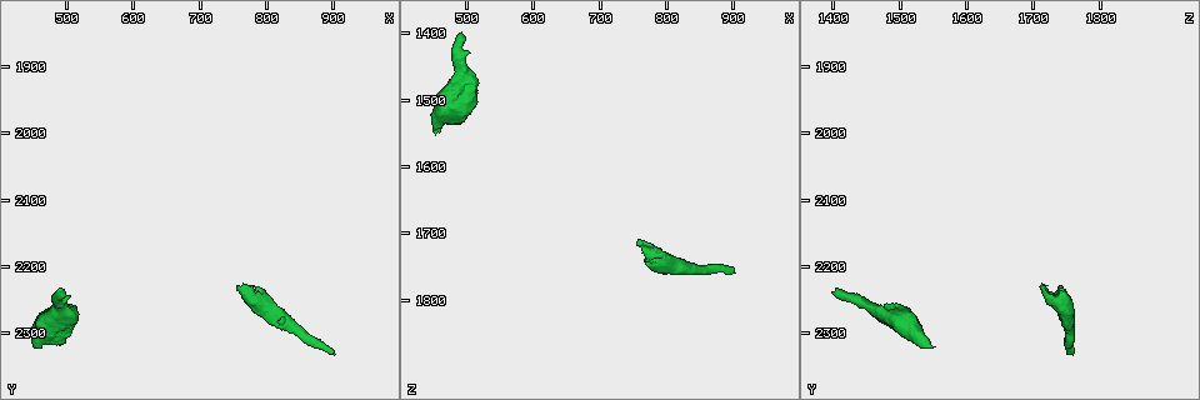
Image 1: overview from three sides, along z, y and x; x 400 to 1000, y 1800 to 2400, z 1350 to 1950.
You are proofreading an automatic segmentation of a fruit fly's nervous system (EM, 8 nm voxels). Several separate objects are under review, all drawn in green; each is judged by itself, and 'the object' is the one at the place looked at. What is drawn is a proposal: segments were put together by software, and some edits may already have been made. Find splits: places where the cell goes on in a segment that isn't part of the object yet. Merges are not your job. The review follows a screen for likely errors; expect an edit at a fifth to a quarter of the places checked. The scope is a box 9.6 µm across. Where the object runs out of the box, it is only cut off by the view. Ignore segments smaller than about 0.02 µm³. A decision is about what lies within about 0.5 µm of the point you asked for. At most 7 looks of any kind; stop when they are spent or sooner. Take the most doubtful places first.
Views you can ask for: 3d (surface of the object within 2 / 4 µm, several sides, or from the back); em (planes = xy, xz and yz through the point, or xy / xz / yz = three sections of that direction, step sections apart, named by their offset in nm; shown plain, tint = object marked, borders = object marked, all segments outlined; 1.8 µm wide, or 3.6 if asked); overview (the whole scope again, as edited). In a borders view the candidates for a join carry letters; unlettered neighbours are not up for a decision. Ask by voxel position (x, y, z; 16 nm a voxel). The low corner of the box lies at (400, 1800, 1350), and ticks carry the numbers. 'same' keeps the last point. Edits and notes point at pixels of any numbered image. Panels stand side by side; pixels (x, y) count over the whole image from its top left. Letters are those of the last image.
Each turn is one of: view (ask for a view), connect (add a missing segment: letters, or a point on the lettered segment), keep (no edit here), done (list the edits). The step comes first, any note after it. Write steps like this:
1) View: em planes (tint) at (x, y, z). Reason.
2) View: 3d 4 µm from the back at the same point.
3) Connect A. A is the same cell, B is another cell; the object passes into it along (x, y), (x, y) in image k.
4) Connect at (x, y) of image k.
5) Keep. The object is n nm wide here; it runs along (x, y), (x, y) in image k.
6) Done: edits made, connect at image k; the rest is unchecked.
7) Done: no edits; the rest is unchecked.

View: 3d 4 µm from the back at (455, 2325, 1550). Free end.

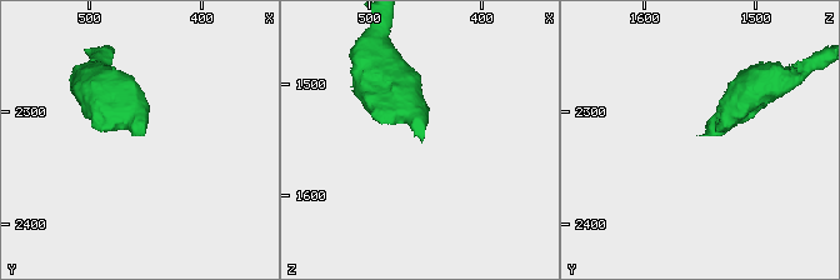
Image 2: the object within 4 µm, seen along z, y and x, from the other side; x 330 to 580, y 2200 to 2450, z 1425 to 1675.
View: em planes (borders) at (454, 2318, 1550).

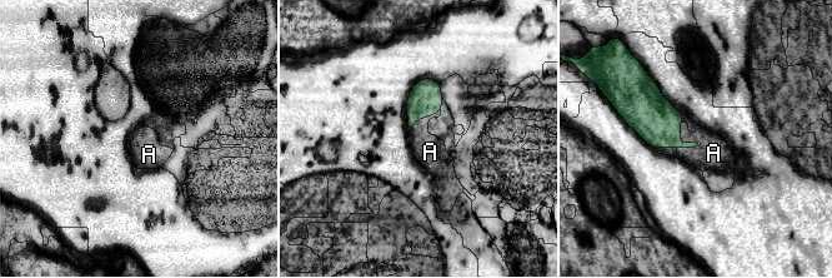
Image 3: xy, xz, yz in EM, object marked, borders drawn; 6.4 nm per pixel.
Connect A. The longest contact is with A, 190 nm; A is the same cell; the cell continues.

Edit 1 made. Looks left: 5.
View: 3d 2 µm from the back at (490, 2240, 1400). An open end.

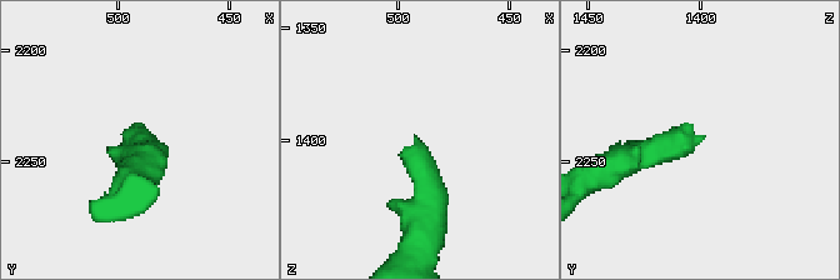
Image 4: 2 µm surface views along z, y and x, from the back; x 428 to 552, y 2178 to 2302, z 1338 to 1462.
View: em planes (borders) at (492, 2240, 1398).

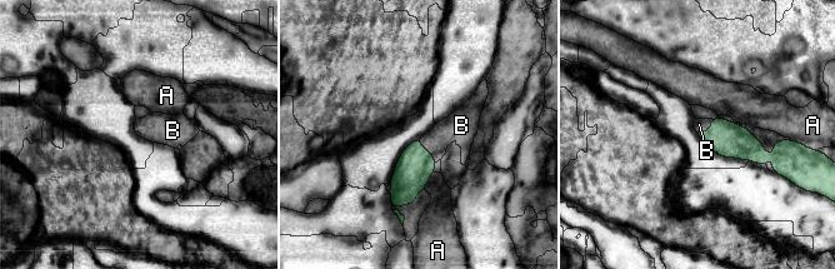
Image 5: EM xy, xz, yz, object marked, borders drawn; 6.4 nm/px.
Connect B. B is the same cell, A is another cell; the object passes into it along (415, 165), (426, 149), (458, 126) in image 5; it goes on there.

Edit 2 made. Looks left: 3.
View: 3d 4 µm at (755, 2230, 1715). Free end.

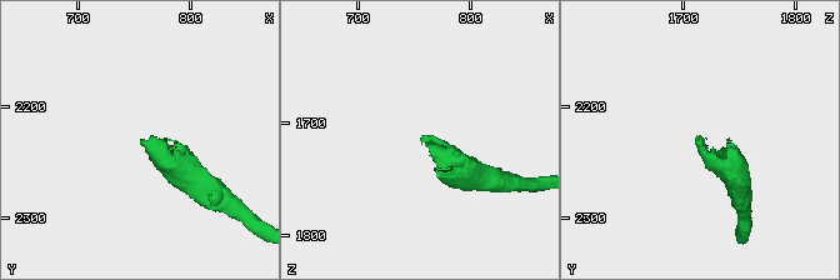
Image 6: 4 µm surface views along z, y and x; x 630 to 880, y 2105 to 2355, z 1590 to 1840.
View: em yz step 4 (tint) at (756, 2230, 1716). Now the EM.

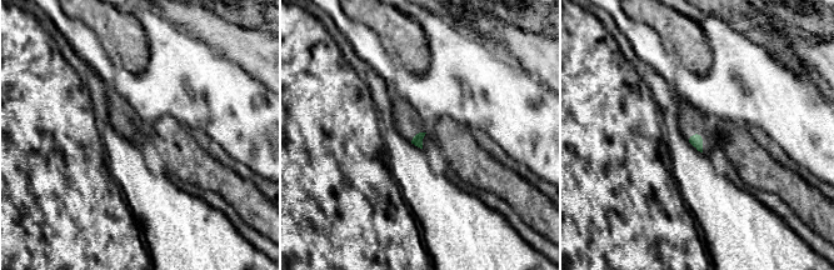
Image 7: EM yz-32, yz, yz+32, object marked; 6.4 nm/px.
View: em planes (borders) at the same point. Another direction.

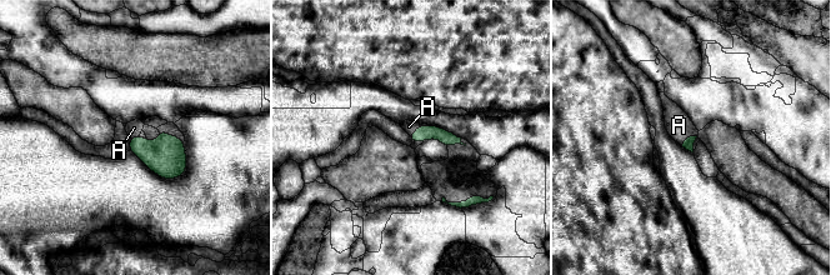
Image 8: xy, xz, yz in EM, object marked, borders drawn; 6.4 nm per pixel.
Connect A. A is the same cell; the object passes into it along (687, 144), (687, 138), (679, 125) in image 8; it goes on there.

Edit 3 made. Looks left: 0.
Done: edits made, connect at image 3, connect at image 5, connect at image 8; the rest is unchecked.

